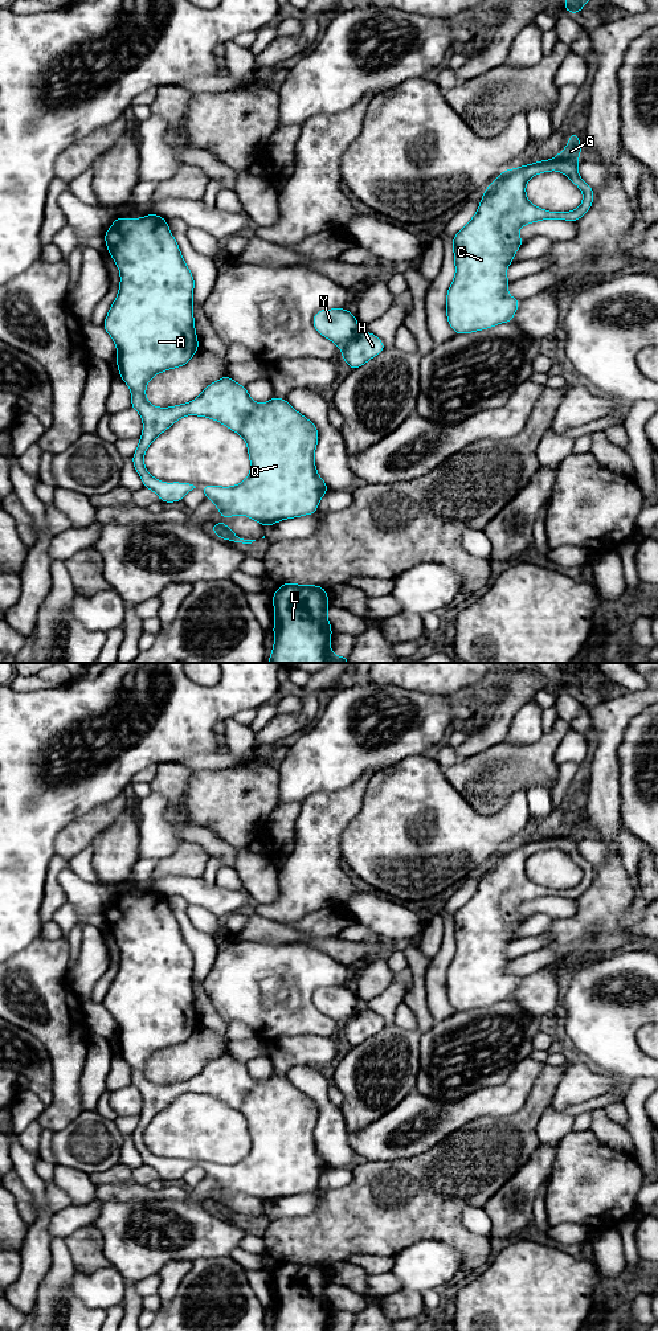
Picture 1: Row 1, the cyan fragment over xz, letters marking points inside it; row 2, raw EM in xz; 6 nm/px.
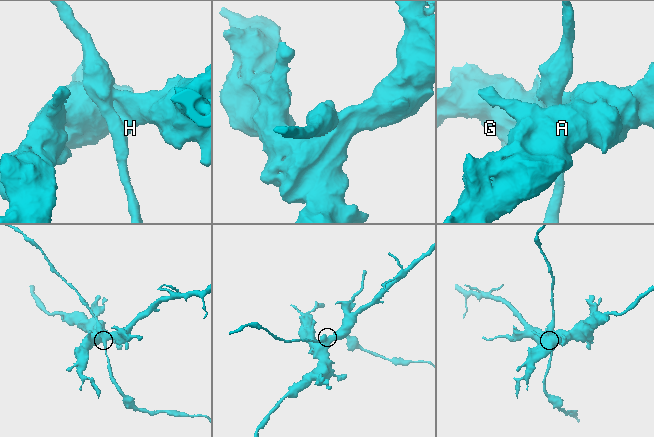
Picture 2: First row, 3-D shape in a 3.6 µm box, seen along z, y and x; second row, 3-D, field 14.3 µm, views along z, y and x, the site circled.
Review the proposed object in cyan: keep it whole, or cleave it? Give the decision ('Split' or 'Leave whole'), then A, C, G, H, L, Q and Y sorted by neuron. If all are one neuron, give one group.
Split. Groups: A C G H L Q / Y

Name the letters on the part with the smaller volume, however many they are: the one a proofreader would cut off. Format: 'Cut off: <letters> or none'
Cut off: Y

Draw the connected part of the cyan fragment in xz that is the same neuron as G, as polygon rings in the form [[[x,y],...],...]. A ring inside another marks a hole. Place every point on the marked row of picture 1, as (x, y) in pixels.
[[[571,131],[568,146],[553,159],[540,160],[538,163],[522,165],[515,169],[504,169],[486,191],[483,191],[482,201],[477,209],[474,217],[455,234],[451,241],[454,250],[455,277],[446,294],[446,318],[449,325],[457,335],[471,333],[475,331],[489,329],[500,323],[512,322],[515,311],[522,300],[510,296],[506,291],[512,283],[506,278],[506,270],[512,263],[515,253],[520,249],[524,241],[519,237],[519,228],[527,224],[532,224],[541,220],[563,220],[577,222],[593,205],[594,192],[593,188],[587,184],[577,171],[579,155],[583,151],[579,135]],[[559,171],[563,172],[569,180],[580,188],[584,194],[581,205],[571,212],[551,212],[532,205],[526,196],[526,184],[535,175]]]

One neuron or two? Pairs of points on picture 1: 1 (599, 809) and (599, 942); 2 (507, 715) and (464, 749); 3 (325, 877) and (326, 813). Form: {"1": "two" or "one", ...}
{"1": "one", "2": "one", "3": "one"}

